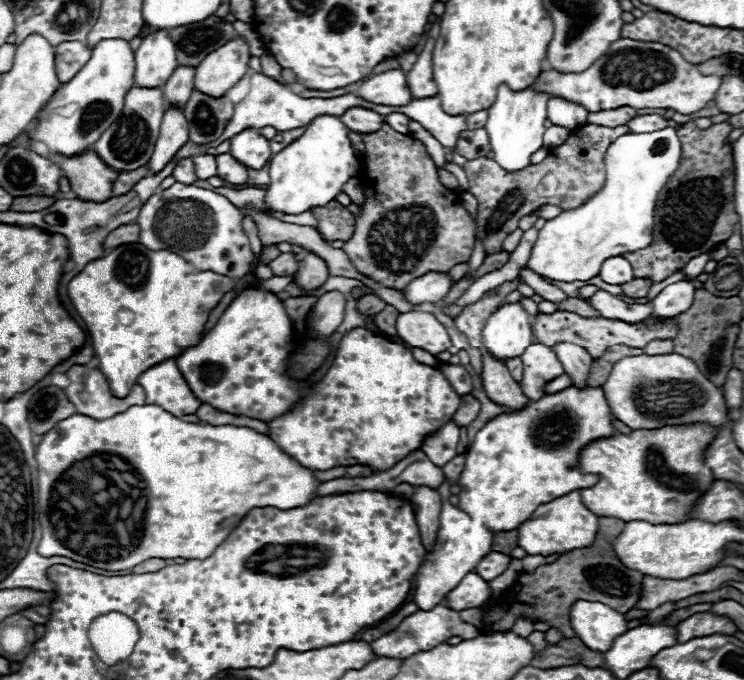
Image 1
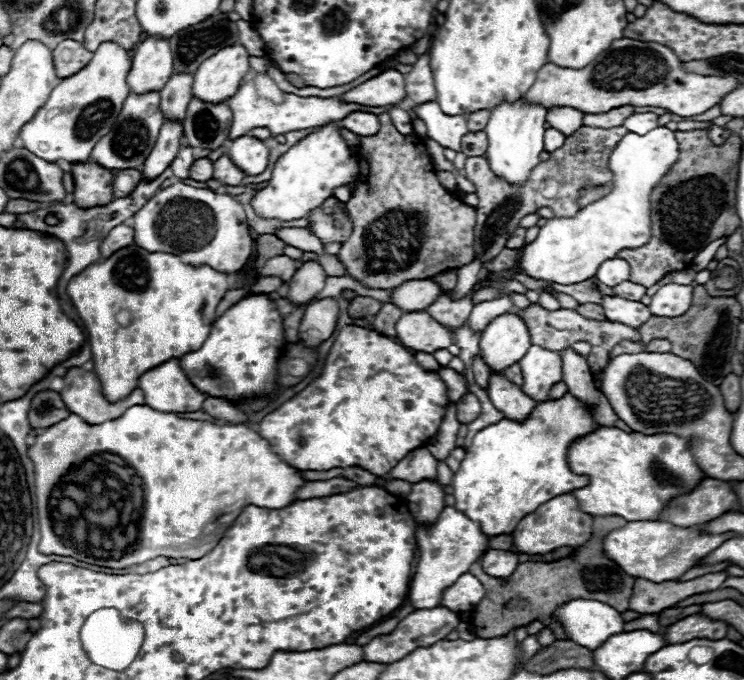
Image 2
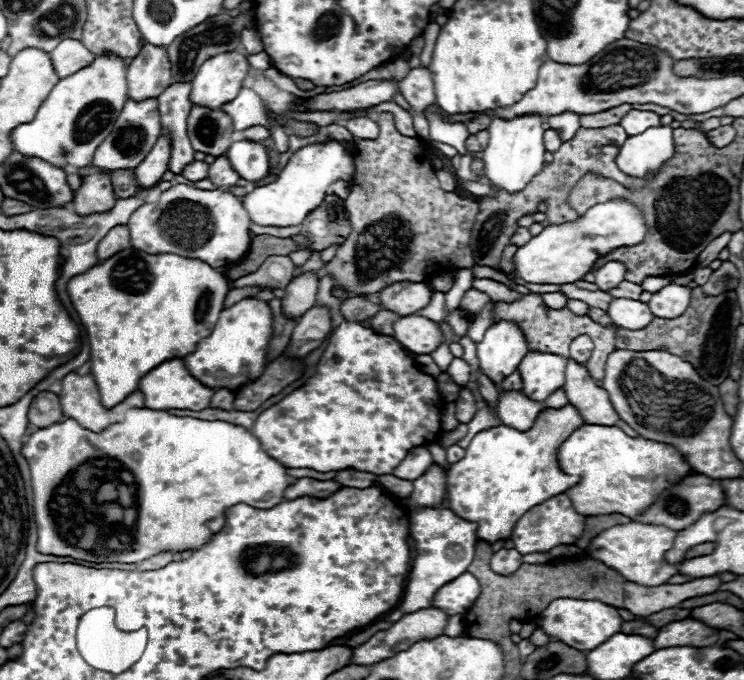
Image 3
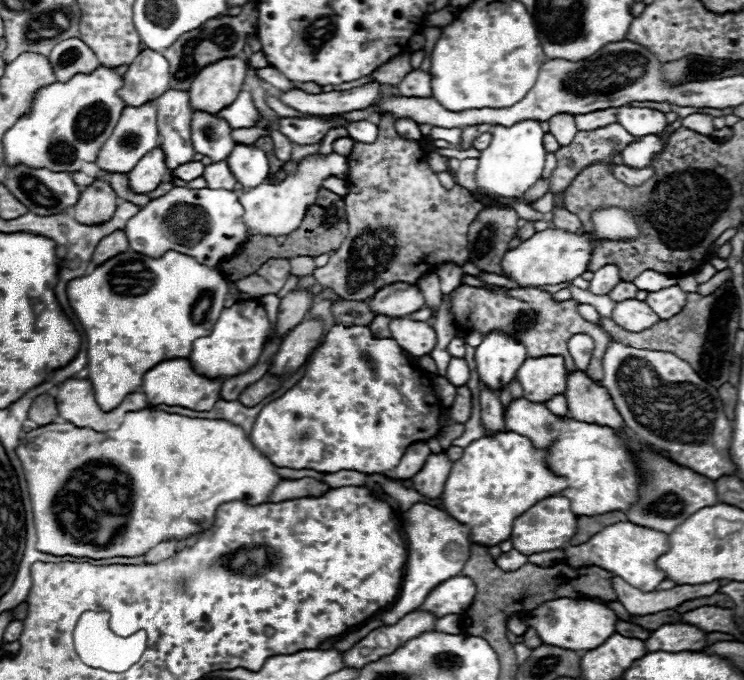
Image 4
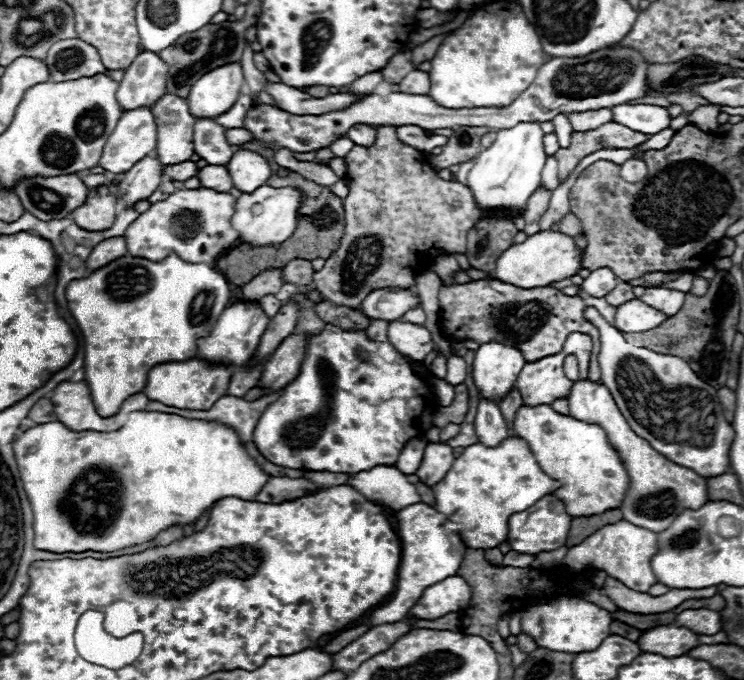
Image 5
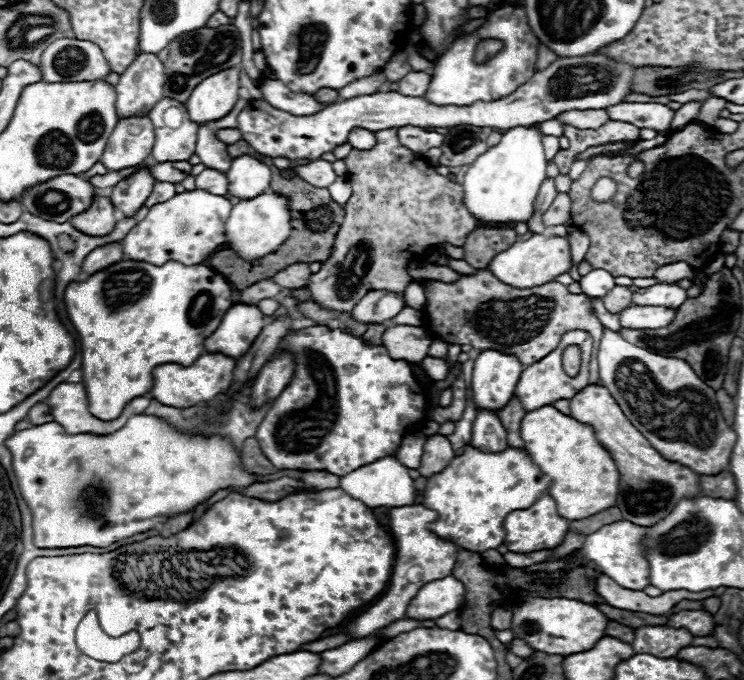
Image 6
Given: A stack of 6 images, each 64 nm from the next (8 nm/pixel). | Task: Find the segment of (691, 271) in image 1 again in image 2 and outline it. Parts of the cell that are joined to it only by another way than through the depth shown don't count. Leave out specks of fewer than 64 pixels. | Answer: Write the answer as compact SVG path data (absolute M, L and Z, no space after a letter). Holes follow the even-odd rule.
M720 238L720 240L714 240L712 244L708 244L694 260L692 260L692 264L690 264L690 270L694 270L694 272L700 272L700 270L706 270L706 266L708 266L708 262L710 260L714 260L714 254L716 254L716 250L722 246L726 242L726 238Z

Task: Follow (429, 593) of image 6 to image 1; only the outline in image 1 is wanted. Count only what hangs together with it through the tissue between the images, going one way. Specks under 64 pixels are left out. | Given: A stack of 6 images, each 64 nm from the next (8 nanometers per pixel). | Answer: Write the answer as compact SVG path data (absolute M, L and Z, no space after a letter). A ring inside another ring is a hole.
M470 572L460 580L460 584L448 592L446 604L448 608L466 610L466 608L478 608L490 598L490 586L486 580L482 580L478 574Z

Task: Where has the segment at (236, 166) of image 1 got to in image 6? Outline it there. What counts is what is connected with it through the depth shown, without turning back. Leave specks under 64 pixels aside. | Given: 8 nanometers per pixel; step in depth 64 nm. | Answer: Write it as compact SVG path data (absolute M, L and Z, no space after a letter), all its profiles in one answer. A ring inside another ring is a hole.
M206 168L196 176L196 188L224 196L224 194L228 194L228 176L220 170Z

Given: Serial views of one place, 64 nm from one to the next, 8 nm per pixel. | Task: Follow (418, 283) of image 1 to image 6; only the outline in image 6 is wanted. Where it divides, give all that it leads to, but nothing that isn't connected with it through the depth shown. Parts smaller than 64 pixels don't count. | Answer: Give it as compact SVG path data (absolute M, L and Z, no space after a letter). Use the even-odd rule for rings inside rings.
M374 290L374 292L368 292L360 300L360 304L356 304L352 314L360 322L382 324L382 322L394 318L402 308L406 308L404 294L396 294L396 292L388 292L388 290Z

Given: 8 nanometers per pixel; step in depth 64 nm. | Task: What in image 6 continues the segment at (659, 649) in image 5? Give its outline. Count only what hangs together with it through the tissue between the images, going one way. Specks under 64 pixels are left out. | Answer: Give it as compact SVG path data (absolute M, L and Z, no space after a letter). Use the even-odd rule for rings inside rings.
M642 626L636 628L632 648L636 654L652 654L660 658L674 658L682 648L690 646L694 636L686 628L672 626Z

